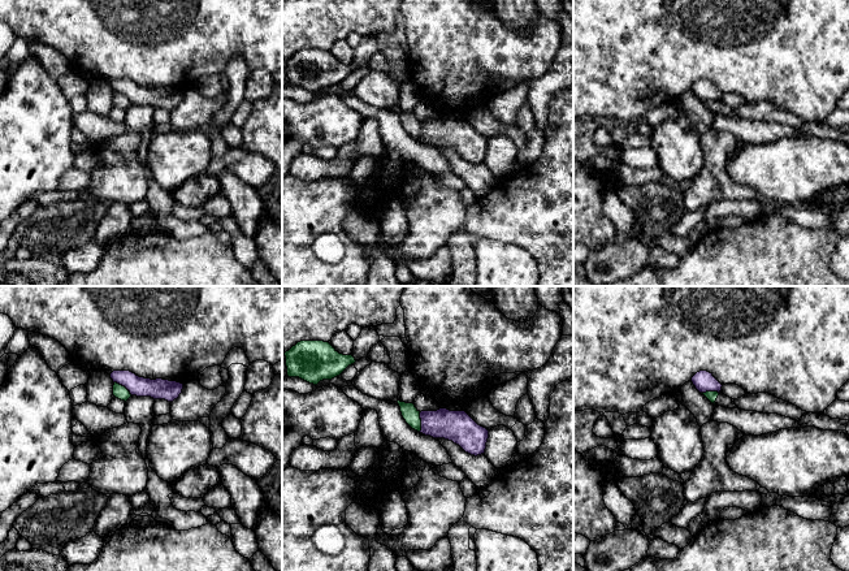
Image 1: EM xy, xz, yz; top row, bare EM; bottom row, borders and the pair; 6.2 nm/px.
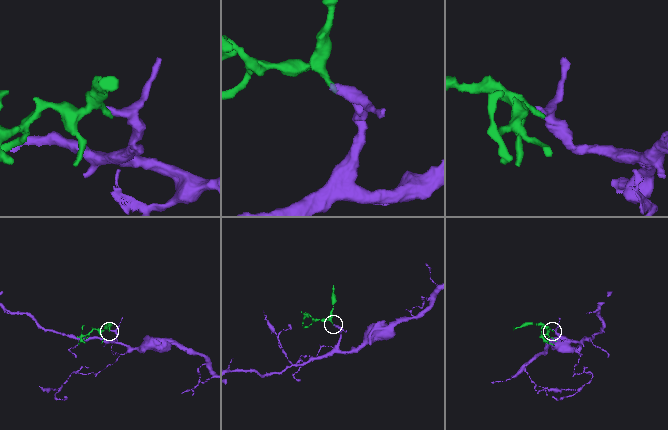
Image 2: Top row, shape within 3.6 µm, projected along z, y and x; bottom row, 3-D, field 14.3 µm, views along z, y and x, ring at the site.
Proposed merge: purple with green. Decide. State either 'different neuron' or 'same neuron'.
different neuron

